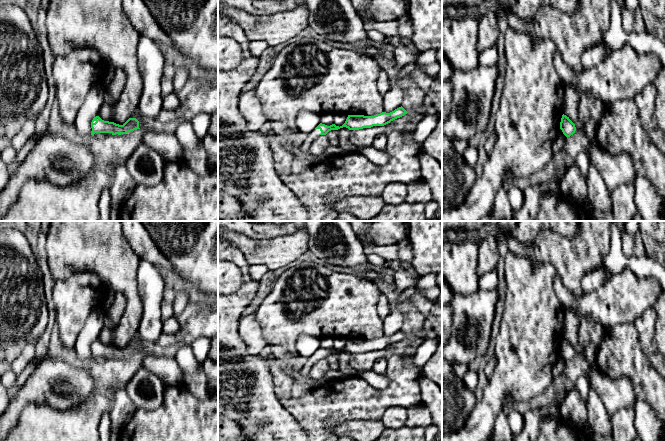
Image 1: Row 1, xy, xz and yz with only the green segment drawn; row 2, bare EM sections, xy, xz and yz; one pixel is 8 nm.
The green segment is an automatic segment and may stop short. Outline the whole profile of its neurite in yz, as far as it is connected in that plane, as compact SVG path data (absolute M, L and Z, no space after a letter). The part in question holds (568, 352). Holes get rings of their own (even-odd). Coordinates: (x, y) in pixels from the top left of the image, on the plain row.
M565 308L563 315L563 339L560 346L560 353L566 361L570 361L577 353L582 354L589 366L596 365L597 347L581 347L578 343L578 329L582 322L580 314L570 308Z

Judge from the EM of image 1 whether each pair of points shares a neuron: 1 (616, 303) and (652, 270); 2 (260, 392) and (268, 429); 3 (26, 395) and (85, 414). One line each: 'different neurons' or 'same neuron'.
1: different neurons
2: same neuron
3: different neurons

